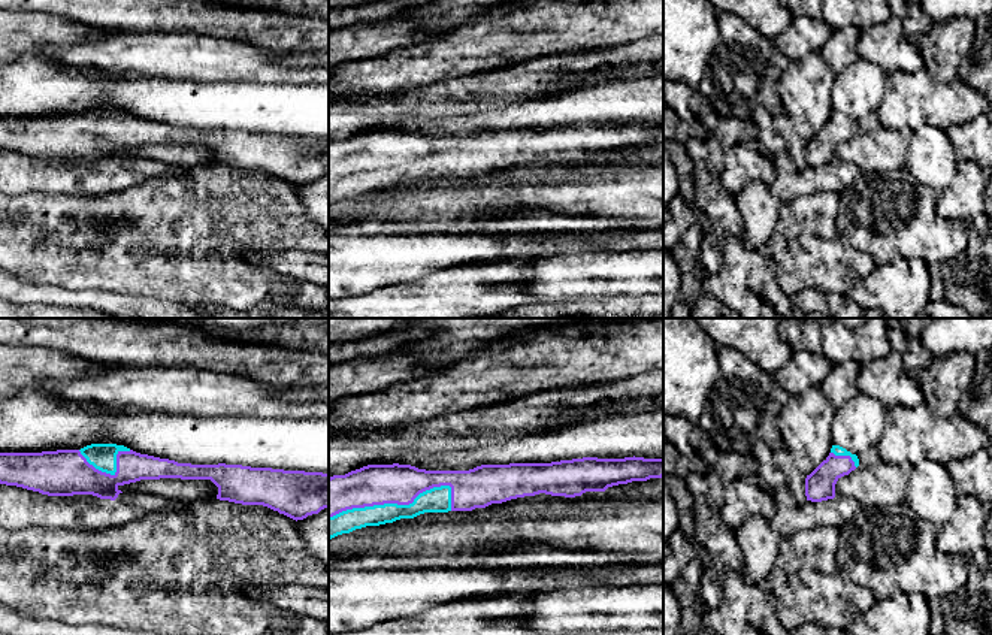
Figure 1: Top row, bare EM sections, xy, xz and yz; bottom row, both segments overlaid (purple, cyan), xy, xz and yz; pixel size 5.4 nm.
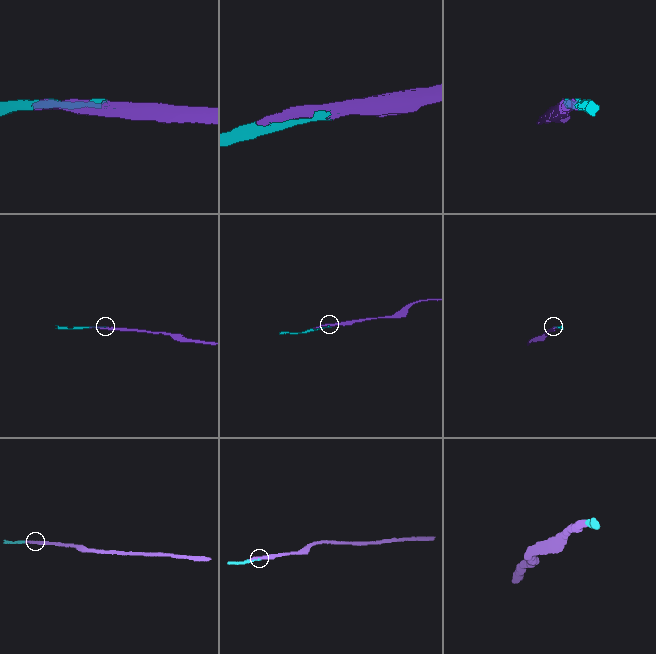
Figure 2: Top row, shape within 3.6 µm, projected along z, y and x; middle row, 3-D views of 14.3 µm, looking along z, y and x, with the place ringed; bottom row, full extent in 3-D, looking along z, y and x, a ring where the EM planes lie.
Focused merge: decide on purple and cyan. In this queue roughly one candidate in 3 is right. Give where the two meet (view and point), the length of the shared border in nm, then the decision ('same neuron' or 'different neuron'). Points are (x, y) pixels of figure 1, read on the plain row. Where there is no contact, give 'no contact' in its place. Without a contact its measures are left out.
contact xz (390, 168); length 700 nm; same neuron

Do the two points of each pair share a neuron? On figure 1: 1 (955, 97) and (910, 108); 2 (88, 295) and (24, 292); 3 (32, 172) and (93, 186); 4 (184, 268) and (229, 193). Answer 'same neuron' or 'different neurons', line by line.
1: same neuron
2: same neuron
3: same neuron
4: same neuron

